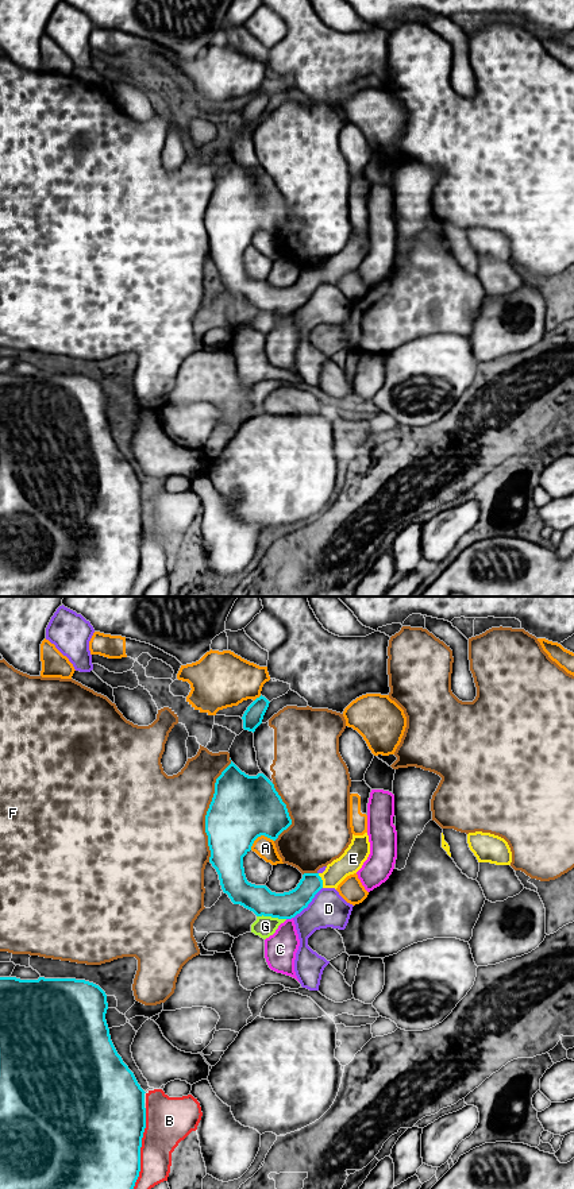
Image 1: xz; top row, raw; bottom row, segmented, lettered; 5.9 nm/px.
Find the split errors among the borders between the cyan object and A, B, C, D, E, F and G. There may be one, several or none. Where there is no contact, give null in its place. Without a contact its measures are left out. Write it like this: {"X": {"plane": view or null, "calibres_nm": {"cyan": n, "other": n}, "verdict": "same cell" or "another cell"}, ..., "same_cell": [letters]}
{"A": {"plane": "xz", "calibres_nm": {"cyan": 380, "other": 120}, "verdict": "another cell"}, "B": {"plane": "xz", "calibres_nm": {"cyan": 500, "other": 260}, "verdict": "another cell"}, "C": {"plane": "xz", "calibres_nm": {"cyan": 170, "other": 190}, "verdict": "another cell"}, "D": {"plane": "xz", "calibres_nm": {"cyan": 160, "other": 220}, "verdict": "another cell"}, "E": {"plane": "xz", "calibres_nm": {"cyan": 160, "other": 140}, "verdict": "same cell"}, "F": {"plane": "xz", "calibres_nm": {"cyan": 380, "other": 460}, "verdict": "another cell"}, "G": {"plane": "xz", "calibres_nm": {"cyan": 170, "other": 130}, "verdict": "another cell"}, "same_cell": ["E"]}

